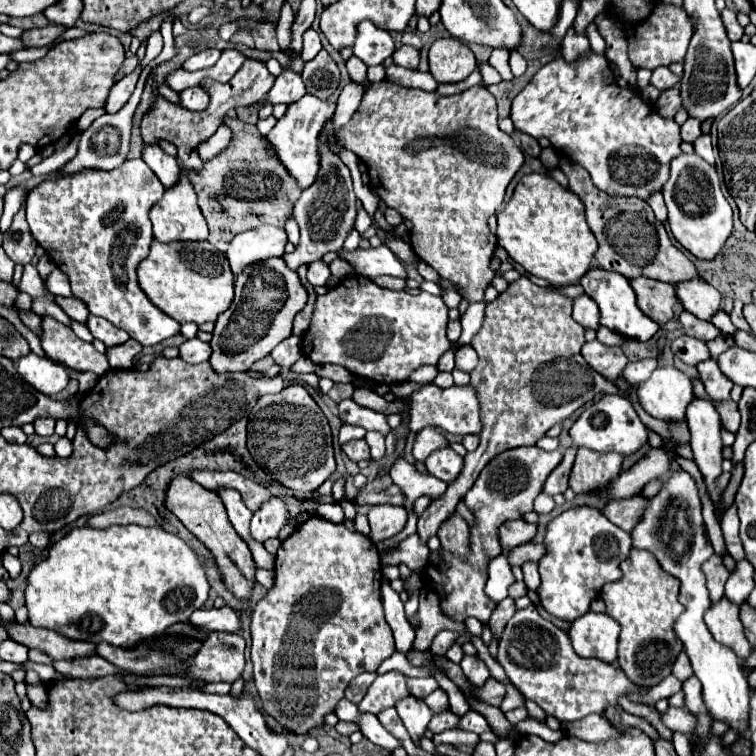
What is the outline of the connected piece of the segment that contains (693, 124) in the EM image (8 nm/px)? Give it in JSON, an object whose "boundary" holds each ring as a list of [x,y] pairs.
{"boundary":[[[688,119],[682,127],[682,141],[688,141],[688,143],[694,143],[700,135],[702,135],[702,131],[700,131],[700,121],[696,121],[696,119]]]}

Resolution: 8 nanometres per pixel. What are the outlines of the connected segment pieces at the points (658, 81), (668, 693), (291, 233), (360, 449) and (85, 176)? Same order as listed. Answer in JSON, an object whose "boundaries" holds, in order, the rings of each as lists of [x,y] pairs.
{"boundaries":[[[[656,67],[652,71],[652,79],[650,79],[650,85],[654,85],[656,89],[664,91],[664,89],[670,89],[678,83],[678,77],[668,69],[668,67]]],[[[668,675],[666,679],[662,679],[654,689],[650,689],[650,697],[652,697],[652,705],[658,701],[658,699],[662,699],[662,697],[672,697],[674,693],[678,693],[682,689],[682,681],[678,681],[676,677],[672,677],[672,675]]],[[[290,217],[286,222],[285,230],[288,236],[288,241],[297,247],[300,239],[300,229],[293,217]]],[[[360,439],[360,441],[348,441],[346,445],[342,445],[342,449],[344,449],[344,453],[346,453],[352,461],[356,461],[356,463],[370,457],[370,449],[368,449],[368,445],[366,445],[364,439]]],[[[128,159],[112,171],[82,169],[72,175],[60,175],[58,179],[46,179],[30,189],[26,203],[26,219],[32,237],[40,247],[46,249],[56,267],[68,275],[74,297],[82,299],[92,315],[108,319],[116,327],[124,329],[140,345],[156,345],[180,333],[180,323],[160,313],[160,309],[156,309],[136,285],[136,263],[148,255],[152,243],[148,211],[162,197],[162,193],[164,185],[156,181],[152,169],[148,169],[148,165],[144,165],[140,159]]]]}

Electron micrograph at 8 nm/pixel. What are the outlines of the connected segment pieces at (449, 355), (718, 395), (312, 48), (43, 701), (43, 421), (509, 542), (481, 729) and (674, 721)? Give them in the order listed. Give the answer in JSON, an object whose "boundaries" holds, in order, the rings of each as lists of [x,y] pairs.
{"boundaries":[[[[452,345],[452,347],[440,357],[440,361],[438,361],[438,369],[440,369],[440,371],[452,371],[456,351],[458,351],[458,345]]],[[[714,359],[700,361],[700,365],[696,365],[696,369],[698,369],[698,375],[700,375],[710,399],[714,399],[714,401],[730,399],[732,381],[718,369]]],[[[308,29],[304,33],[304,51],[302,51],[302,59],[304,61],[310,61],[312,57],[316,57],[316,53],[322,49],[322,43],[320,43],[320,35],[314,31],[314,29]]],[[[40,683],[38,685],[28,685],[28,699],[38,709],[44,709],[48,705],[48,693]]],[[[36,417],[34,427],[36,427],[36,433],[38,435],[48,437],[48,435],[54,433],[54,419],[52,417]]],[[[506,521],[500,531],[498,531],[498,537],[500,537],[500,545],[504,549],[512,549],[520,543],[528,543],[536,533],[536,525],[532,523],[526,523],[526,521]]],[[[472,709],[462,717],[462,721],[460,721],[458,727],[460,727],[460,729],[466,729],[466,731],[474,731],[474,733],[478,733],[478,735],[480,735],[480,733],[486,733],[486,731],[492,731],[488,719],[486,719],[482,713],[472,711]]],[[[668,707],[666,713],[660,713],[660,719],[670,731],[680,731],[684,735],[692,735],[698,727],[698,717],[694,717],[686,709],[678,709],[678,707]]]]}

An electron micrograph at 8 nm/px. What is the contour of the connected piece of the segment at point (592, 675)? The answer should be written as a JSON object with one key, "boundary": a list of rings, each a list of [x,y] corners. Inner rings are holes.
{"boundary":[[[534,605],[516,611],[508,621],[496,659],[526,699],[534,701],[544,709],[546,715],[556,717],[562,723],[582,719],[590,713],[604,713],[610,705],[620,711],[620,697],[628,697],[636,691],[638,703],[642,703],[648,693],[648,687],[640,687],[630,681],[620,667],[614,667],[602,659],[578,657],[578,653],[572,649],[568,633],[556,627],[552,621],[540,617]]]}

